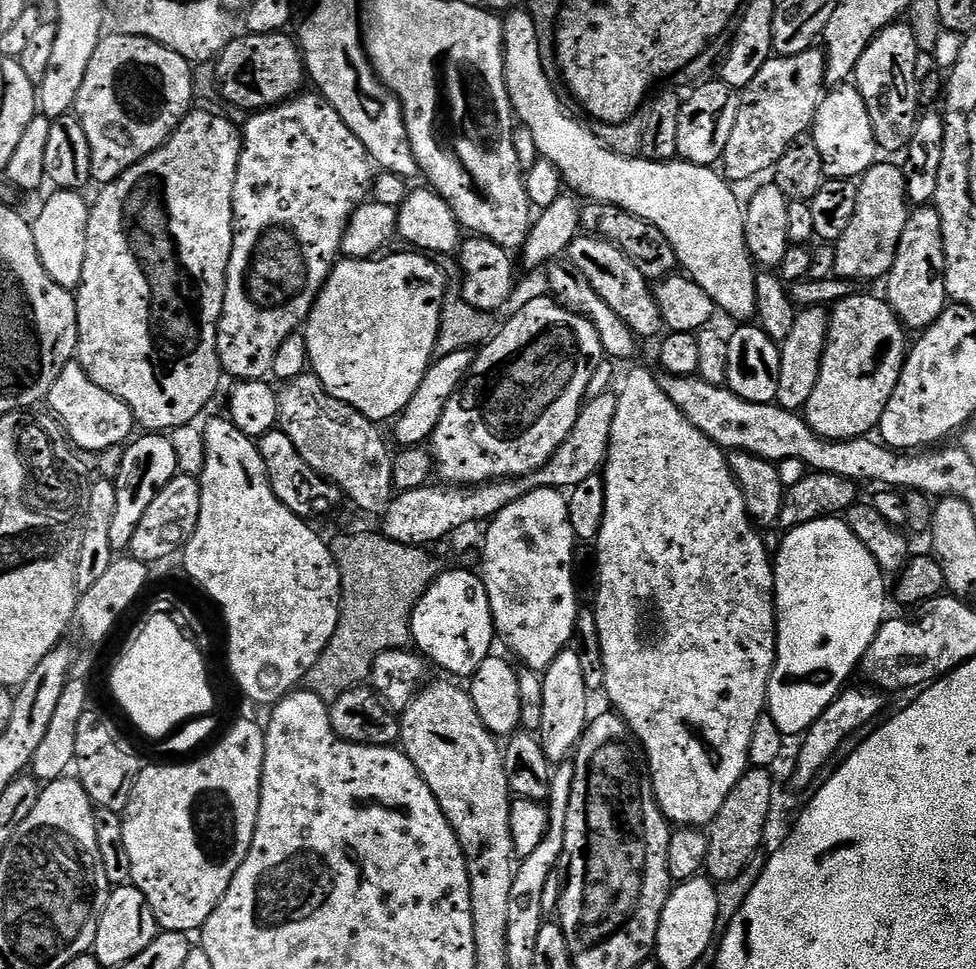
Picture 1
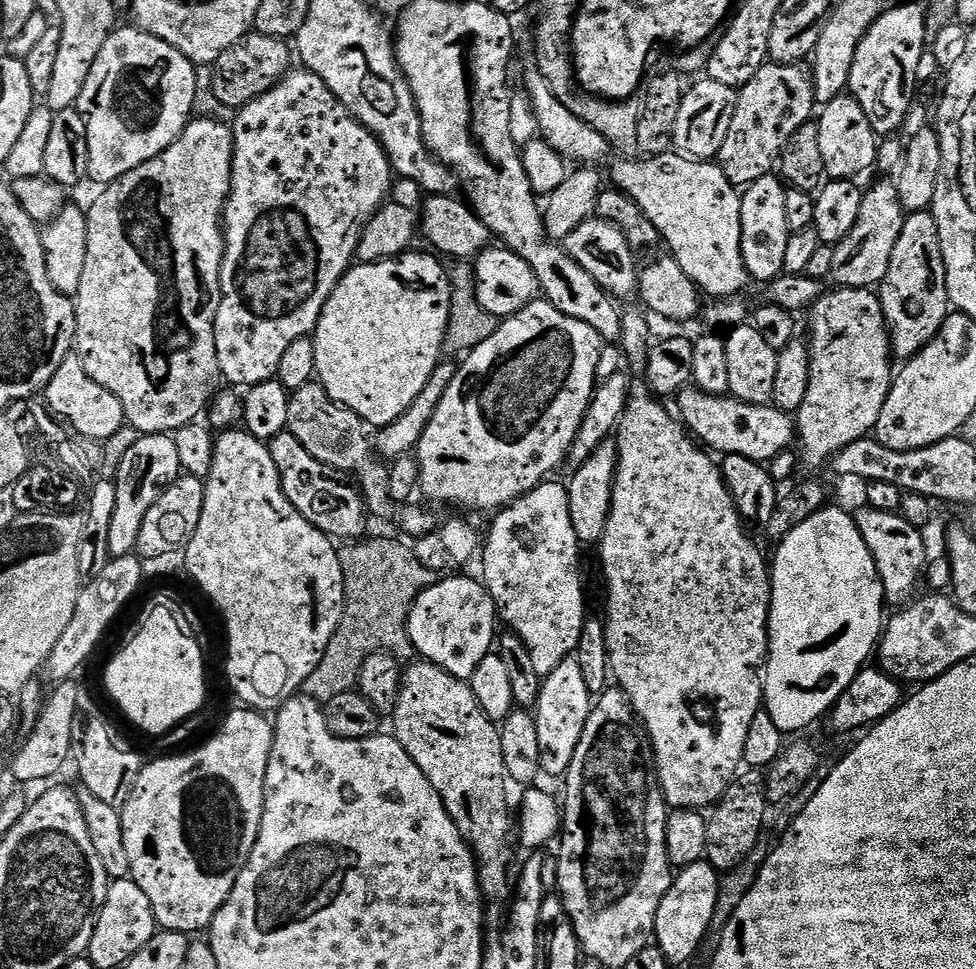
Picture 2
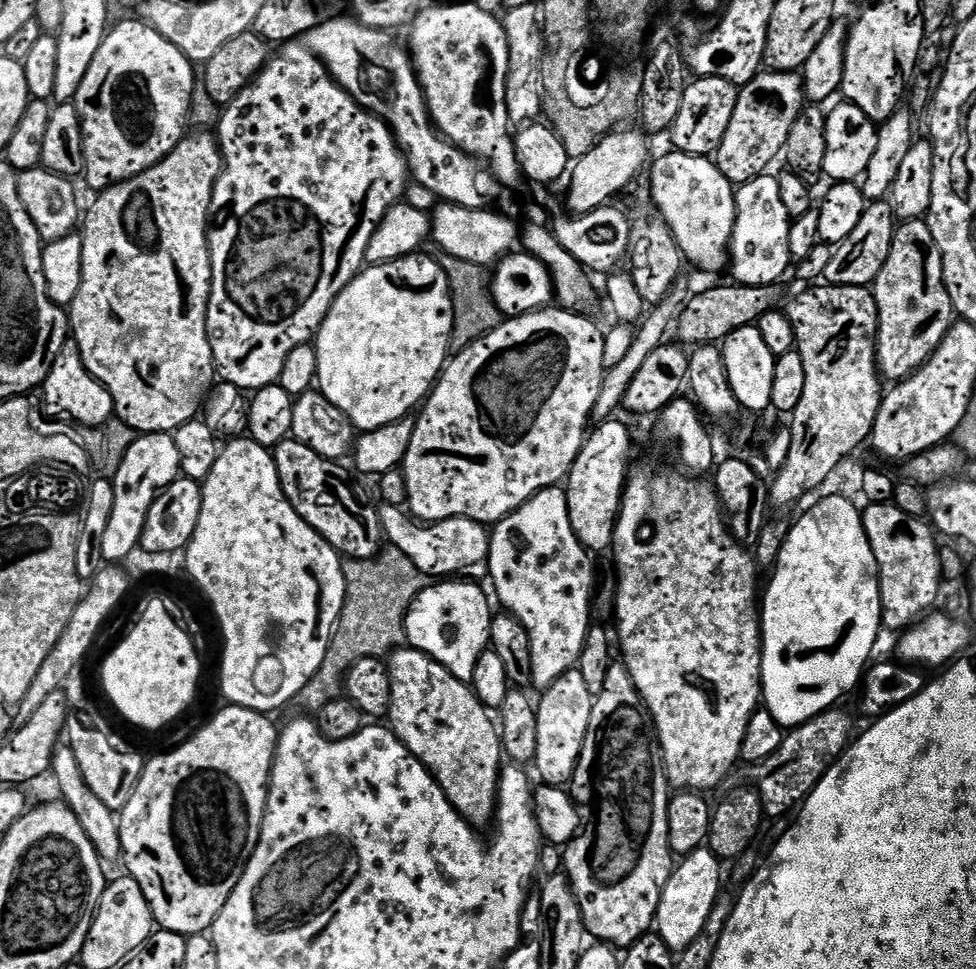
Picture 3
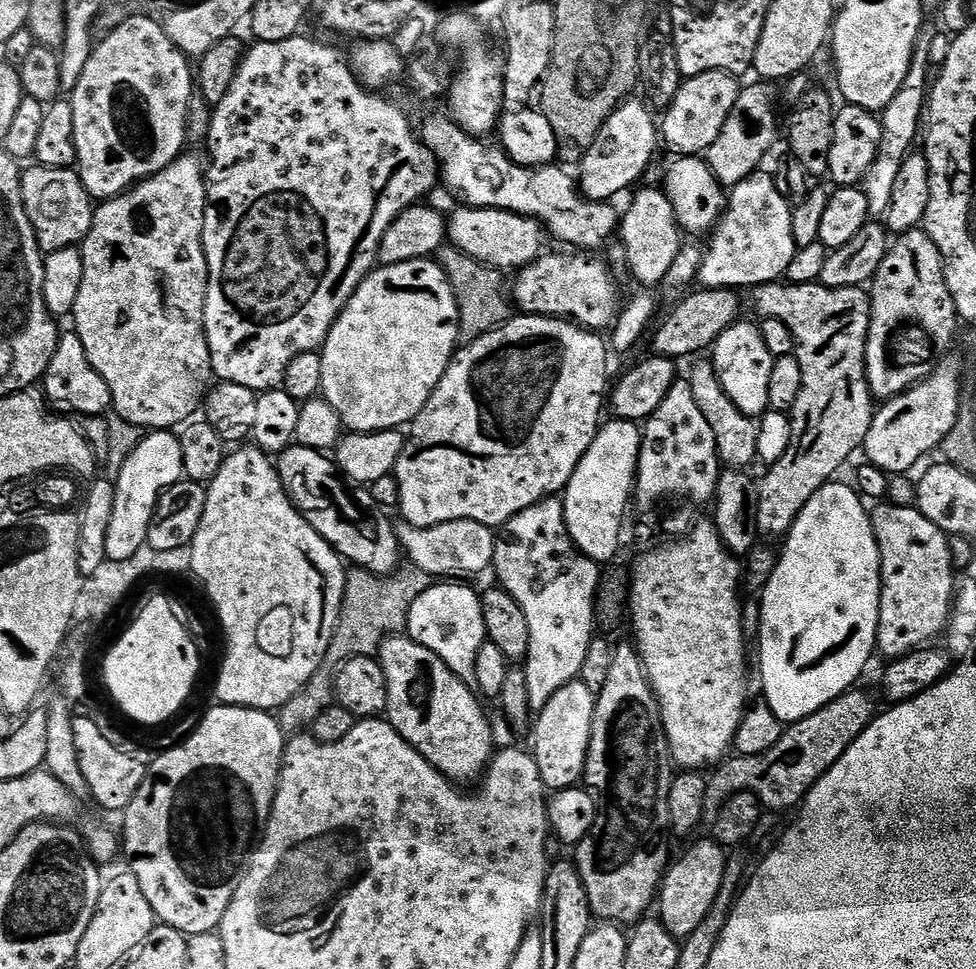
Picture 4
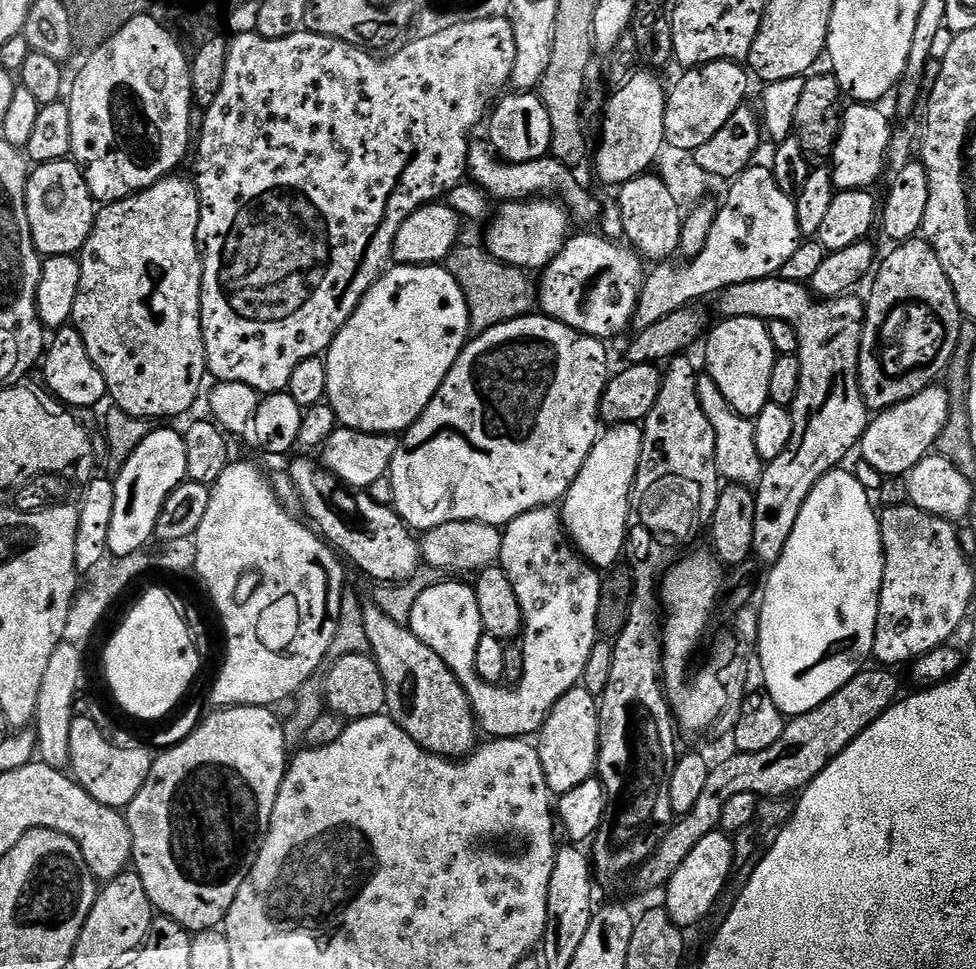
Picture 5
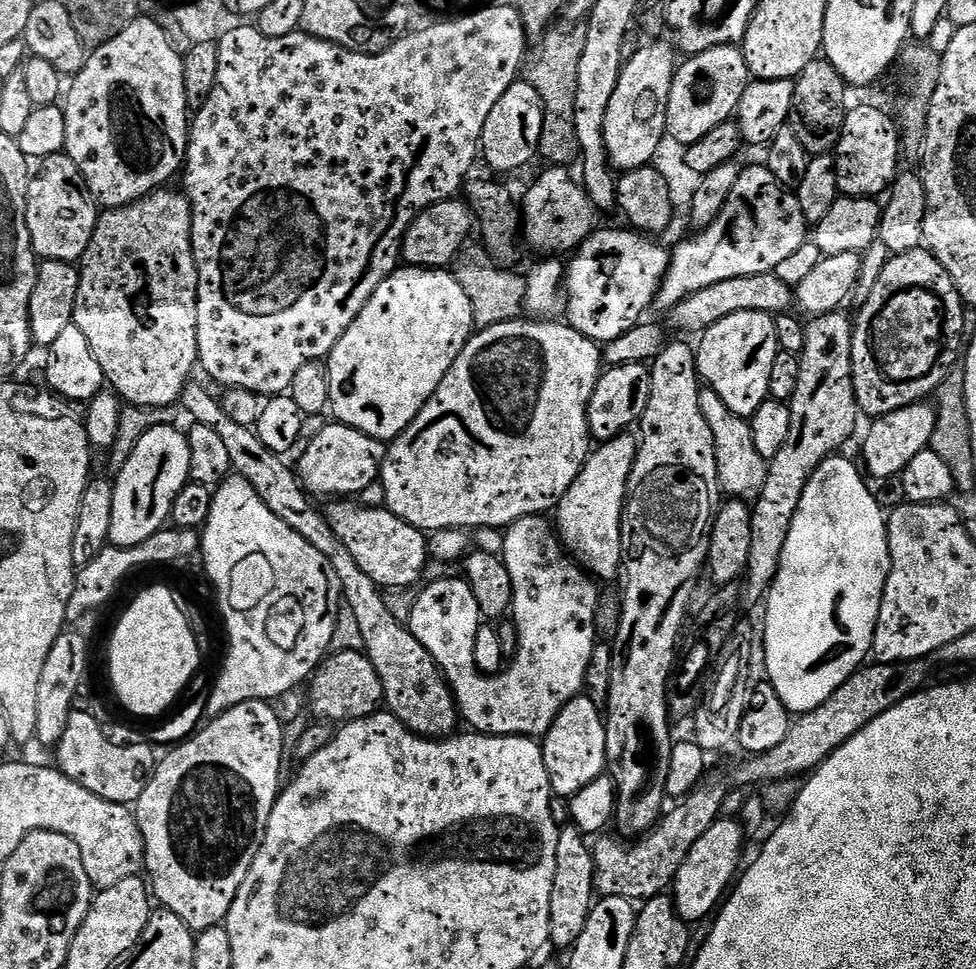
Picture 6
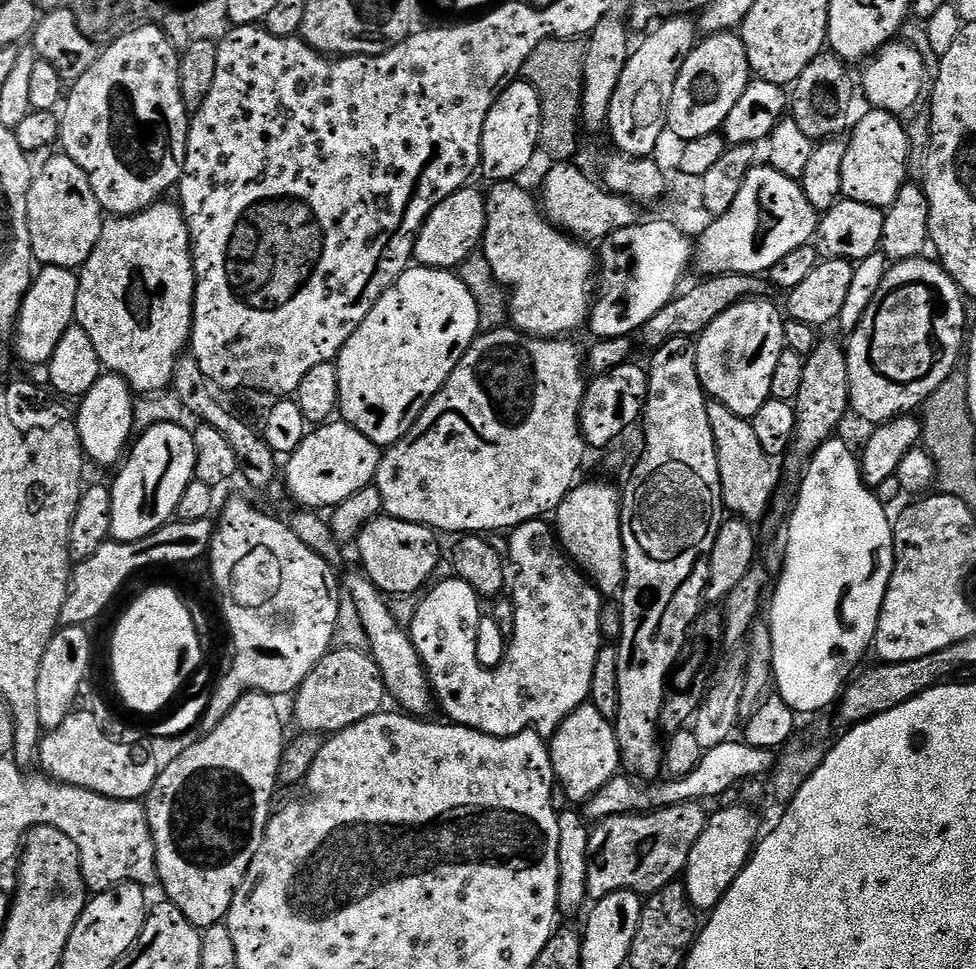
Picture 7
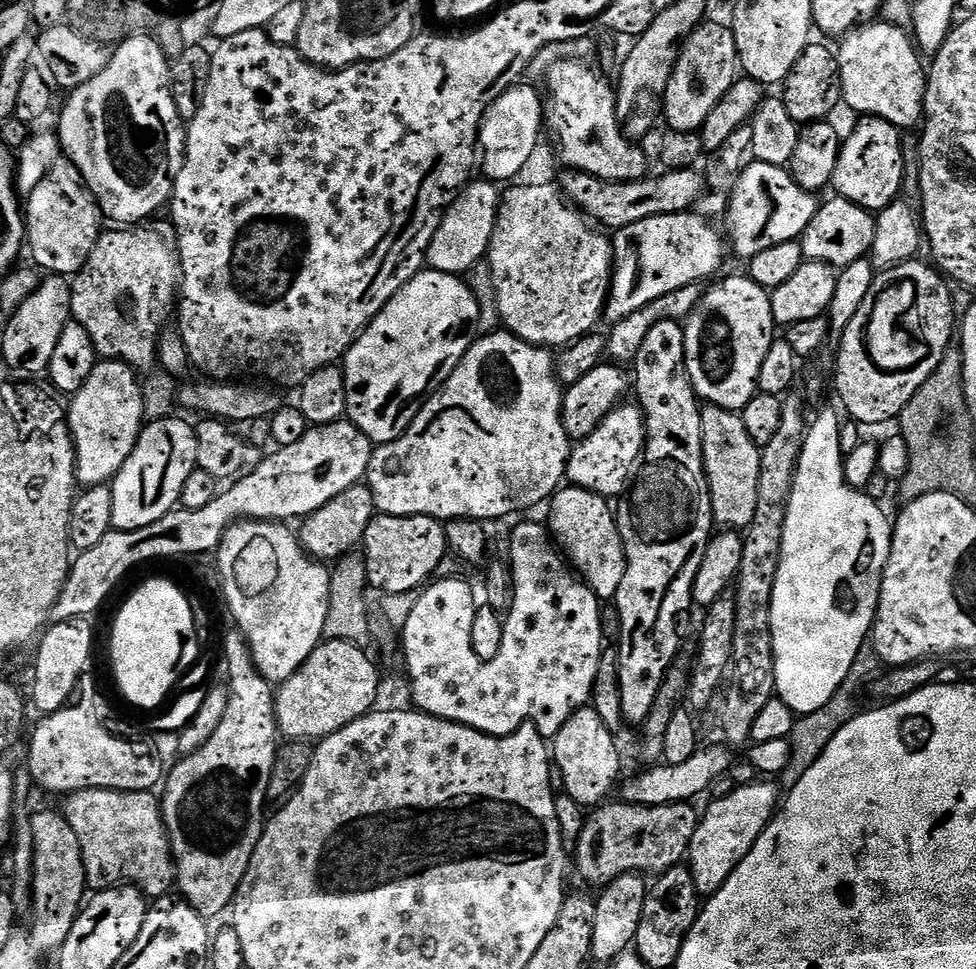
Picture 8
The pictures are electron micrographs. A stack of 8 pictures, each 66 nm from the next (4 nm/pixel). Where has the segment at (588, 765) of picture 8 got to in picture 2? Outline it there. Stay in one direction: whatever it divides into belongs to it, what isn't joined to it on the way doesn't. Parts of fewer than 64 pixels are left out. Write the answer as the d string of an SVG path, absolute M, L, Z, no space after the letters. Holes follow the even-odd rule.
M575 658L563 660L540 685L540 698L536 703L534 715L538 726L538 746L540 747L540 766L545 777L567 777L568 767L574 762L578 742L582 742L582 730L594 707L594 697L582 678L582 666Z

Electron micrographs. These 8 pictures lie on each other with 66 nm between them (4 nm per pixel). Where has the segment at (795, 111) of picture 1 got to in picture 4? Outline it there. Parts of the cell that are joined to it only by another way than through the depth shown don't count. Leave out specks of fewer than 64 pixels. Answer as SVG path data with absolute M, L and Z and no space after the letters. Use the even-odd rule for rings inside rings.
M758 80L755 83L750 86L745 85L741 89L738 100L734 104L729 118L726 120L726 125L722 128L722 133L711 144L704 156L708 167L714 173L719 183L726 188L733 188L738 182L744 181L748 176L755 175L757 170L763 165L761 162L764 156L773 148L778 138L779 89L777 92L777 85L769 81Z

